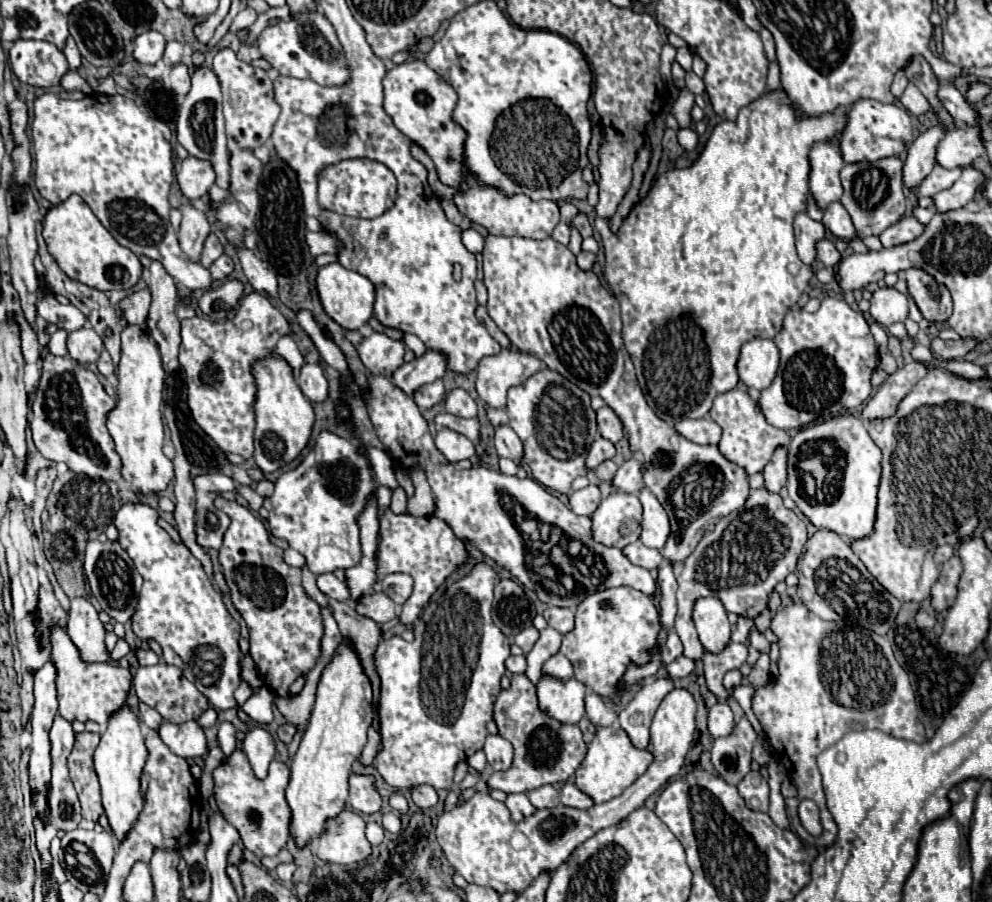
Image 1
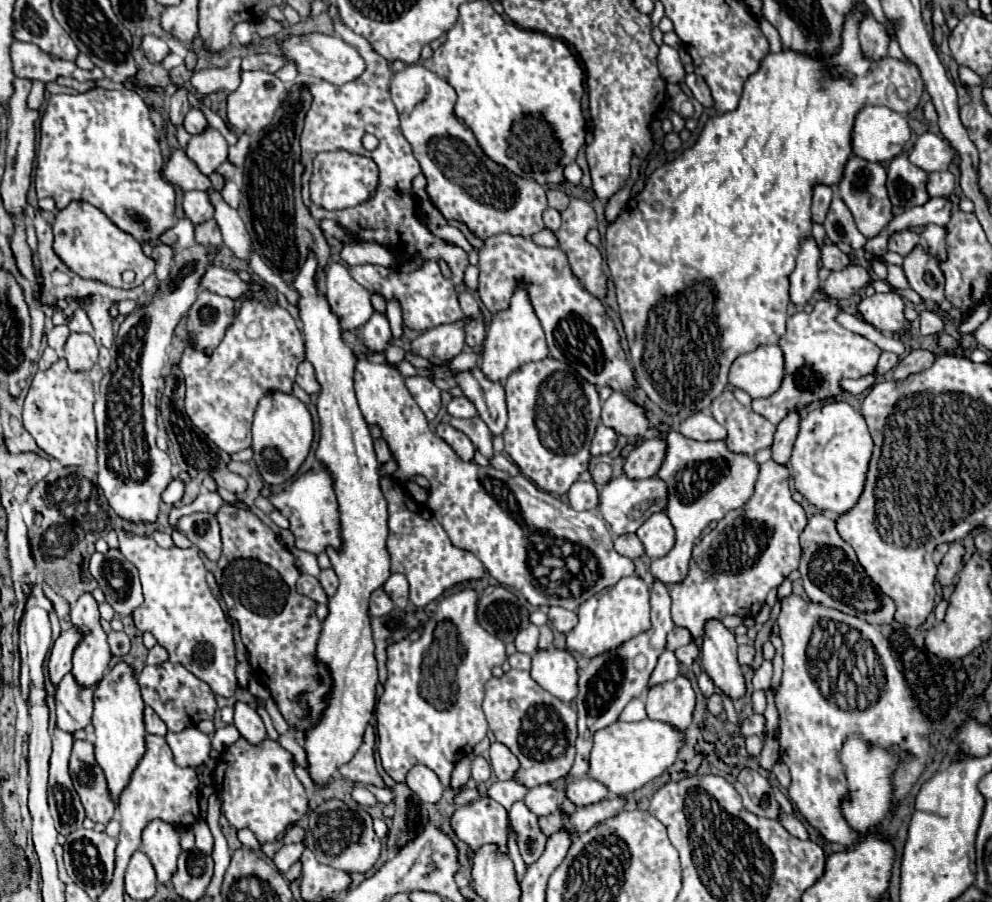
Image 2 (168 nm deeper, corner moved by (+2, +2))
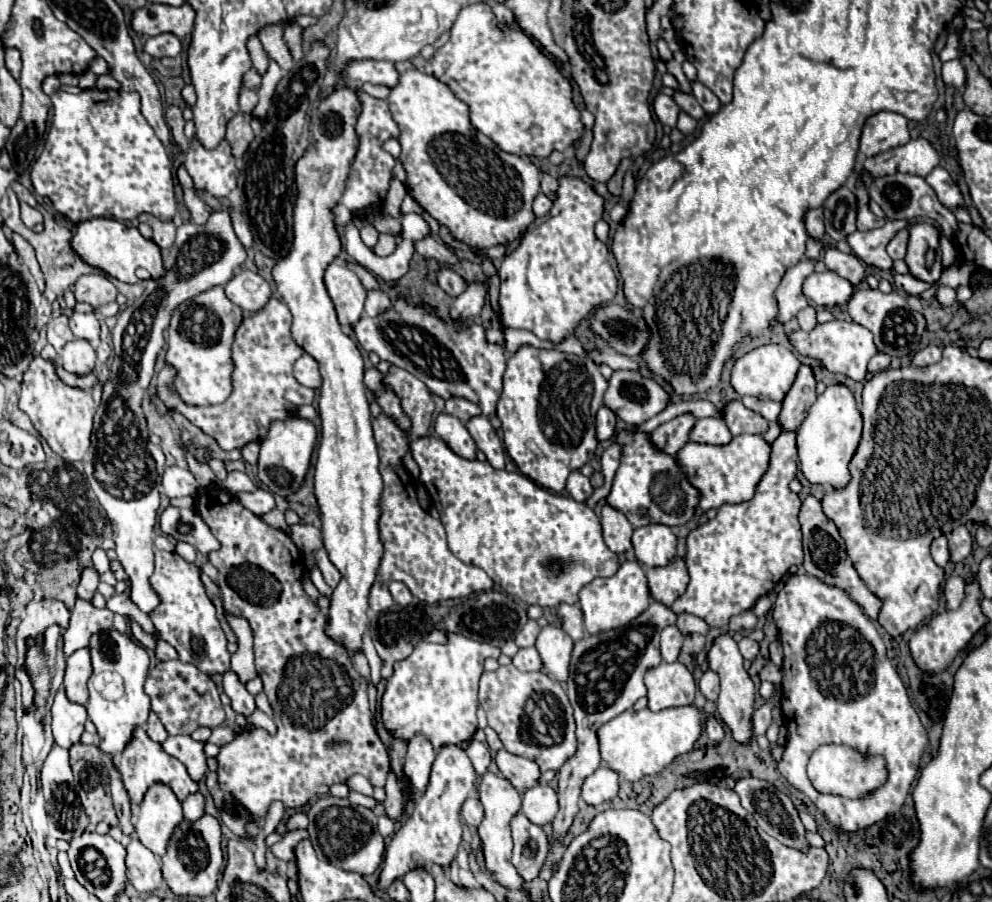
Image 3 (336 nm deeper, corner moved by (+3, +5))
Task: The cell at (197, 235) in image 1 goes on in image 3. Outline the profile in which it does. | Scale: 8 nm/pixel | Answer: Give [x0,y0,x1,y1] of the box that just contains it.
[185,140,237,198]

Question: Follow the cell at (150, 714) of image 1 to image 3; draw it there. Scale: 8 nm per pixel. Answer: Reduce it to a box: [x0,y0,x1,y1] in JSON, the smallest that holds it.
[147,712,169,742]

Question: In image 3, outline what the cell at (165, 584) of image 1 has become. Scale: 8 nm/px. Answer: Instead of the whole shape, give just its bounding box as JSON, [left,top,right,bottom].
[149,552,229,674]

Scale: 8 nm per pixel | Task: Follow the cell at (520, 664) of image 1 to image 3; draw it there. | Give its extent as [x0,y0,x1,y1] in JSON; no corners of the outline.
[513,648,541,672]

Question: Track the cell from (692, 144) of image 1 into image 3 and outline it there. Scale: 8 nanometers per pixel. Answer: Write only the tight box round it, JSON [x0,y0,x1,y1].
[655,94,679,126]

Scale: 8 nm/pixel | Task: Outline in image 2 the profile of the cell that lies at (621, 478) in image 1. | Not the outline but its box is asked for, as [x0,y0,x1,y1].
[624,437,666,479]

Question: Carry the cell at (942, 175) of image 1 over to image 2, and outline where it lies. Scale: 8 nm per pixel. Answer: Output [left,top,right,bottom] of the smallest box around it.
[928,171,956,197]

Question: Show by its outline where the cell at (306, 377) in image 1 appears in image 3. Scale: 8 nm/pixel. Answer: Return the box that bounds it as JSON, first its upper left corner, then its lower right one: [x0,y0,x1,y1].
[295,354,321,390]

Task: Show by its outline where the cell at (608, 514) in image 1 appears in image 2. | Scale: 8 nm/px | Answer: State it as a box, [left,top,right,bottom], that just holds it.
[600,473,668,535]

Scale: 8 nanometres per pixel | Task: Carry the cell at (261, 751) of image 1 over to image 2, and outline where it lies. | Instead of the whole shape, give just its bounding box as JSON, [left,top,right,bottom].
[234,701,266,745]

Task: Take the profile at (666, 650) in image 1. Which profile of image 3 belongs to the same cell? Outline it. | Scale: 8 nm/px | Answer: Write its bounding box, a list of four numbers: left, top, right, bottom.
[675,614,709,636]

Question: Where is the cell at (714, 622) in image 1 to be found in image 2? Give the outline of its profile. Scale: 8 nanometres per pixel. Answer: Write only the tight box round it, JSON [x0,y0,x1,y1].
[702,621,746,699]

